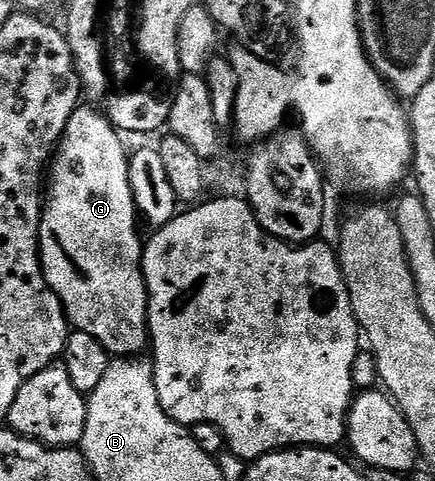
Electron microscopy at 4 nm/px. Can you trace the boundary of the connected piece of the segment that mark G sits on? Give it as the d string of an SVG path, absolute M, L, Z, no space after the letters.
M78 106L71 114L71 118L61 135L61 140L57 143L51 157L51 167L47 172L47 199L41 209L41 238L39 241L41 271L45 273L45 280L49 284L49 289L61 299L61 304L65 307L65 315L76 331L91 334L91 338L95 338L95 342L99 342L108 350L110 357L136 356L144 353L144 348L146 351L151 337L149 334L149 291L145 289L145 277L143 275L143 240L137 237L139 217L131 194L131 182L129 181L130 153L126 151L123 142L120 140L120 134L114 128L108 115L102 109L101 112L97 109L100 107L89 107L93 108Z

